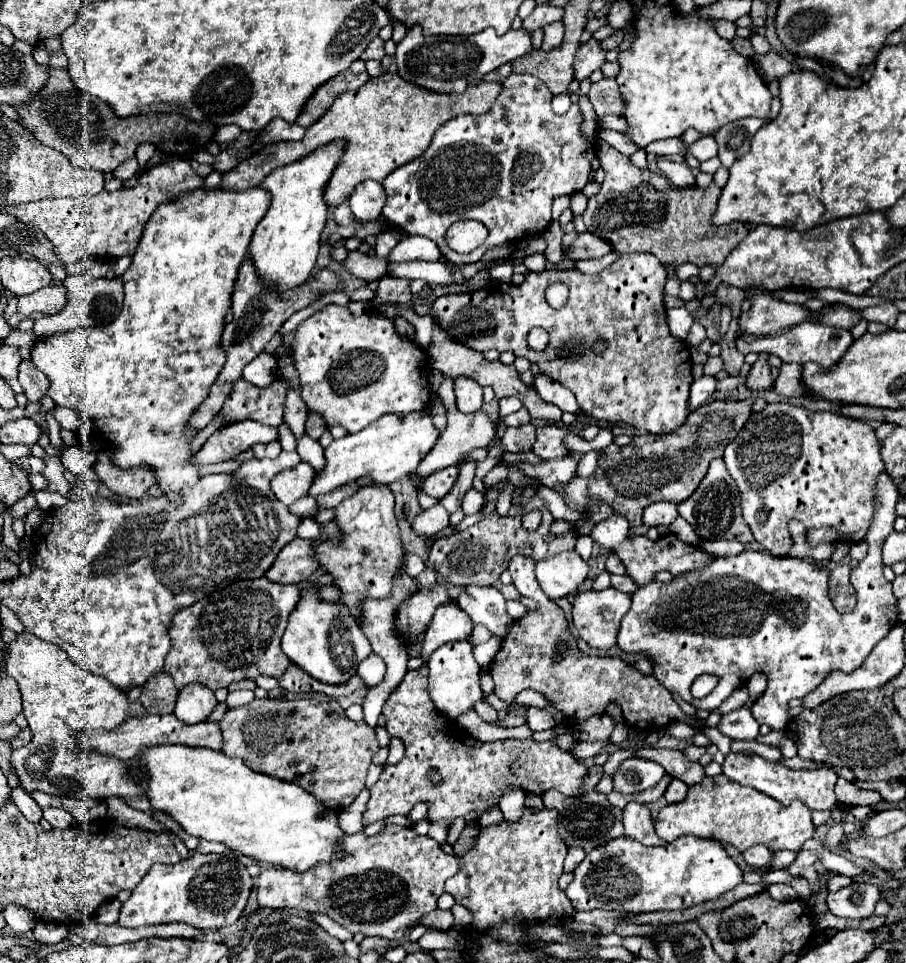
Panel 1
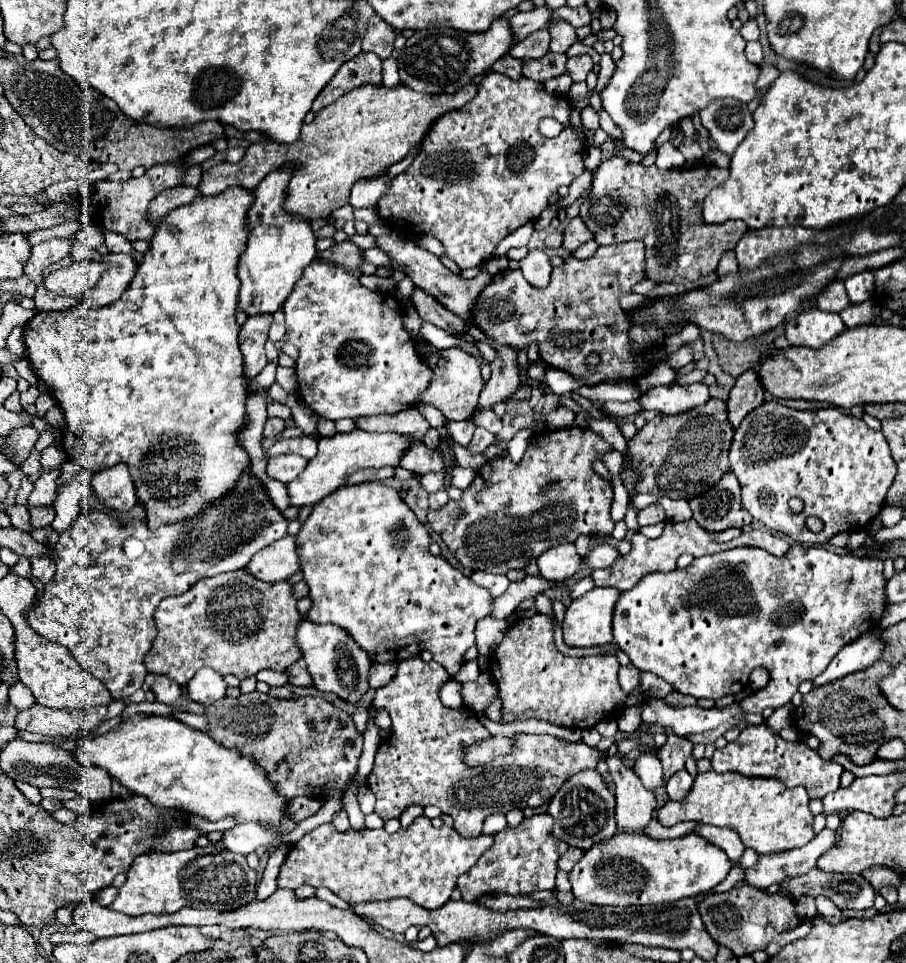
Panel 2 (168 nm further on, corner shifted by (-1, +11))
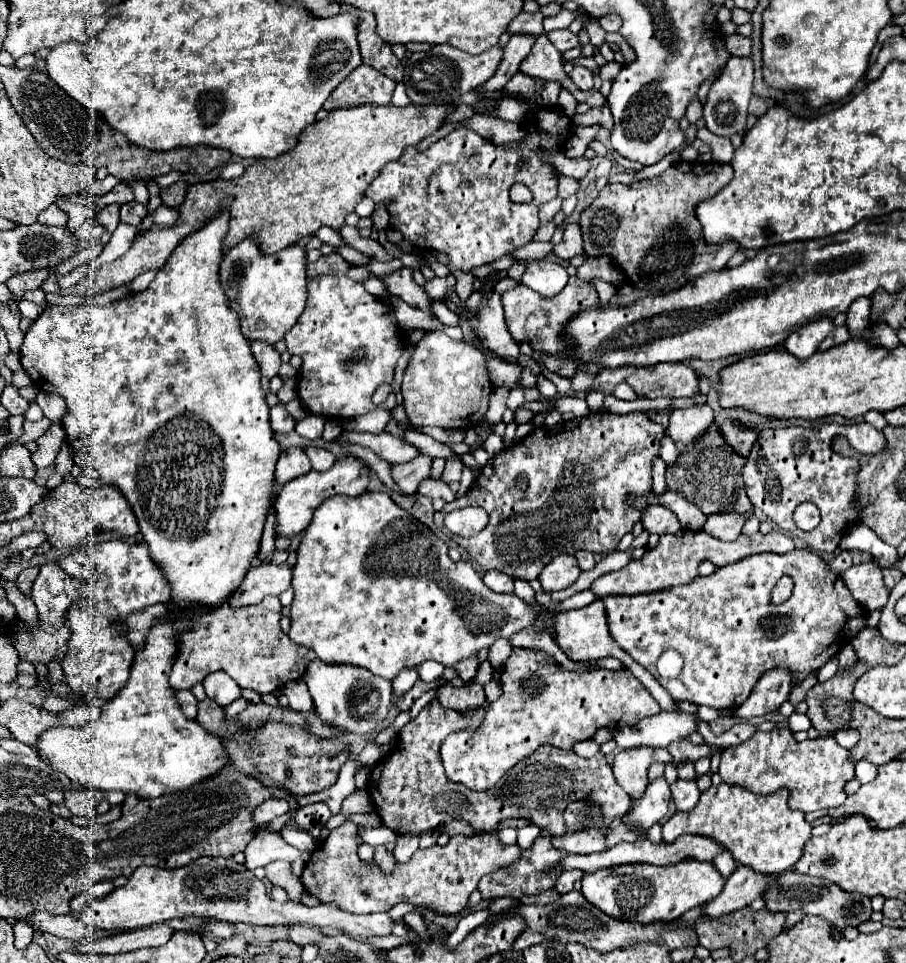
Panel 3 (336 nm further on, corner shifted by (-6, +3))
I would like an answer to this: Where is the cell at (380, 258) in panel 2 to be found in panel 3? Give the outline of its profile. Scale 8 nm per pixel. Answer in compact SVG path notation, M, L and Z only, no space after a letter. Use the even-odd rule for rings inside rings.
M339 247L337 249L337 253L339 255L343 255L351 265L355 265L355 267L369 267L369 263L371 263L371 259L369 257L365 257L363 253L359 253L359 251L355 251L353 247Z

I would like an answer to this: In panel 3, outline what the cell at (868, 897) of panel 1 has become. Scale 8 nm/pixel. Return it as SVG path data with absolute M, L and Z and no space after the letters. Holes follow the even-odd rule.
M787 871L779 883L775 883L765 895L765 901L767 901L767 909L769 911L783 911L783 913L789 913L789 911L803 911L807 915L823 915L833 929L843 929L847 925L859 925L863 921L867 921L873 913L871 909L871 899L861 895L861 893L849 893L849 891L843 891L839 885L835 883L829 883L825 879L815 879L811 875L799 875L795 871Z

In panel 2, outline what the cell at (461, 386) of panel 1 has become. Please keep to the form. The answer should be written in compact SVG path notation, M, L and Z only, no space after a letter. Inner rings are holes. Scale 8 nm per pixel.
M460 347L442 349L438 351L438 361L436 361L436 367L432 369L432 381L426 393L418 397L418 405L432 405L440 409L446 419L452 419L452 421L472 419L482 387L484 387L484 381L480 375L480 365L470 353L462 351Z

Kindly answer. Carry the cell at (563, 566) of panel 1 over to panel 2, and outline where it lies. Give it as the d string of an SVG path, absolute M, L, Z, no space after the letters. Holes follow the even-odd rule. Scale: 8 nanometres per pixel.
M564 543L564 545L556 545L548 551L544 551L538 559L538 569L540 575L548 581L566 581L572 575L576 575L582 567L582 559L576 553L576 547L572 543Z

